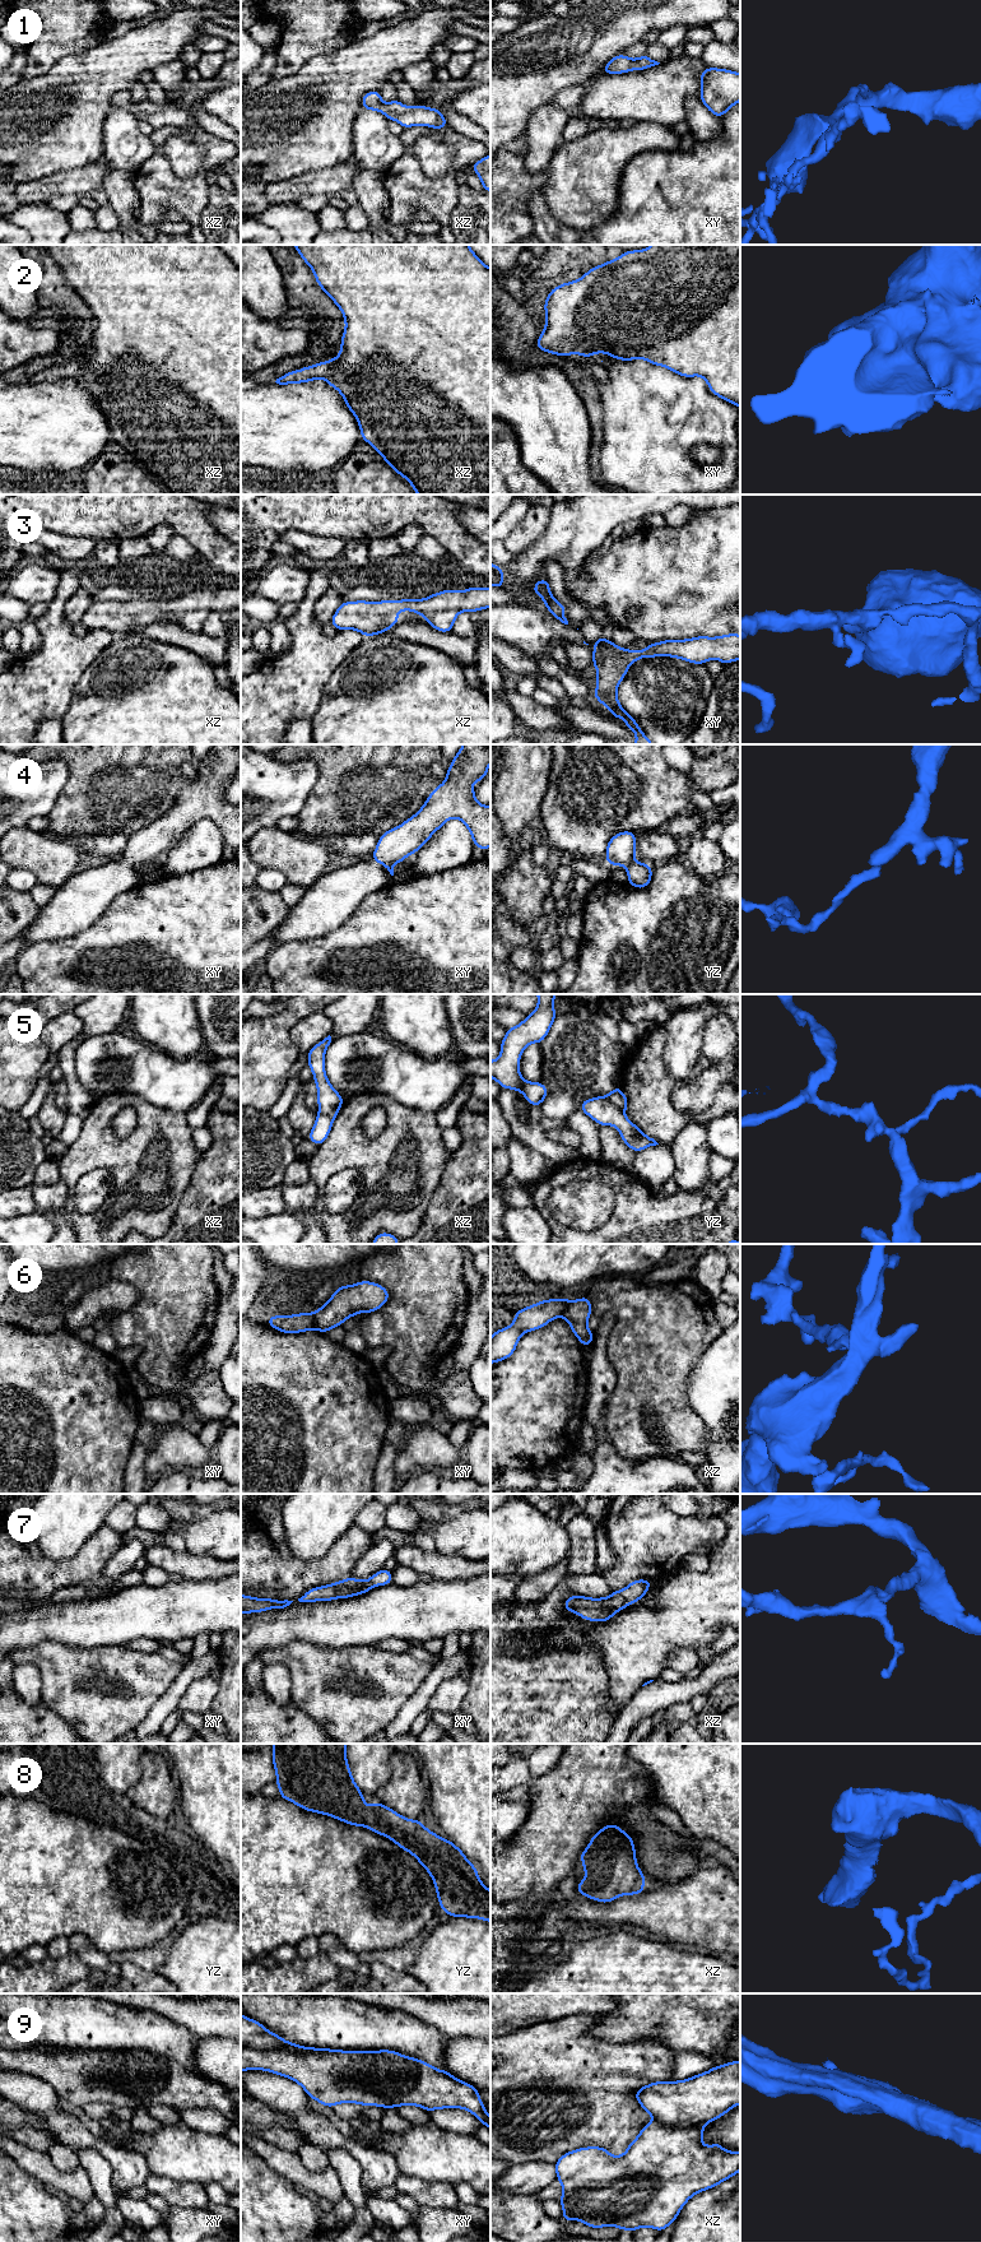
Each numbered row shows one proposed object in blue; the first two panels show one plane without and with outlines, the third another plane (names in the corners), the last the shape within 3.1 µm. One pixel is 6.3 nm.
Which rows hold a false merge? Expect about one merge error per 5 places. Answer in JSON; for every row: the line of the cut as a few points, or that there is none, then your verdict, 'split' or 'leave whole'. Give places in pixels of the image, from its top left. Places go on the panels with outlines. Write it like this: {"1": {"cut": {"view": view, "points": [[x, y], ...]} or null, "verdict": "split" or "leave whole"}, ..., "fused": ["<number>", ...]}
{"1": {"cut": null, "verdict": "leave whole"}, "2": {"cut": null, "verdict": "leave whole"}, "3": {"cut": null, "verdict": "leave whole"}, "4": {"cut": {"view": "yz", "points": [[632, 859], [624, 866]]}, "verdict": "split"}, "5": {"cut": {"view": "yz", "points": [[605, 1096], [623, 1114]]}, "verdict": "split"}, "6": {"cut": {"view": "xy", "points": [[312, 1313], [316, 1328]]}, "verdict": "split"}, "7": {"cut": null, "verdict": "leave whole"}, "8": {"cut": null, "verdict": "leave whole"}, "9": {"cut": null, "verdict": "leave whole"}, "fused": ["4", "5", "6"]}

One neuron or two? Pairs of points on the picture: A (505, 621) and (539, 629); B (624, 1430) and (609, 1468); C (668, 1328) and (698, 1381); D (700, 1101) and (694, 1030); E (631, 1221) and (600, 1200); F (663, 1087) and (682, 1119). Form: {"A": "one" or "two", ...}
{"A": "one", "B": "two", "C": "two", "D": "two", "E": "two", "F": "one"}

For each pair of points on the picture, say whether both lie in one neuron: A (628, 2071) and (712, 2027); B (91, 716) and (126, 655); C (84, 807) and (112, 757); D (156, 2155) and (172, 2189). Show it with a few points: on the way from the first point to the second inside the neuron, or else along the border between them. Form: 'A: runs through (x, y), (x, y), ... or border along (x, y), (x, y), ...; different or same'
A: border along (664, 2045), (668, 2045), (675, 2052); different
B: runs through (106, 701), (107, 688), (119, 677), (119, 671); same
C: runs through (97, 794), (112, 779), (112, 770); same
D: border along (149, 2173), (175, 2181), (193, 2181), (196, 2184); different

